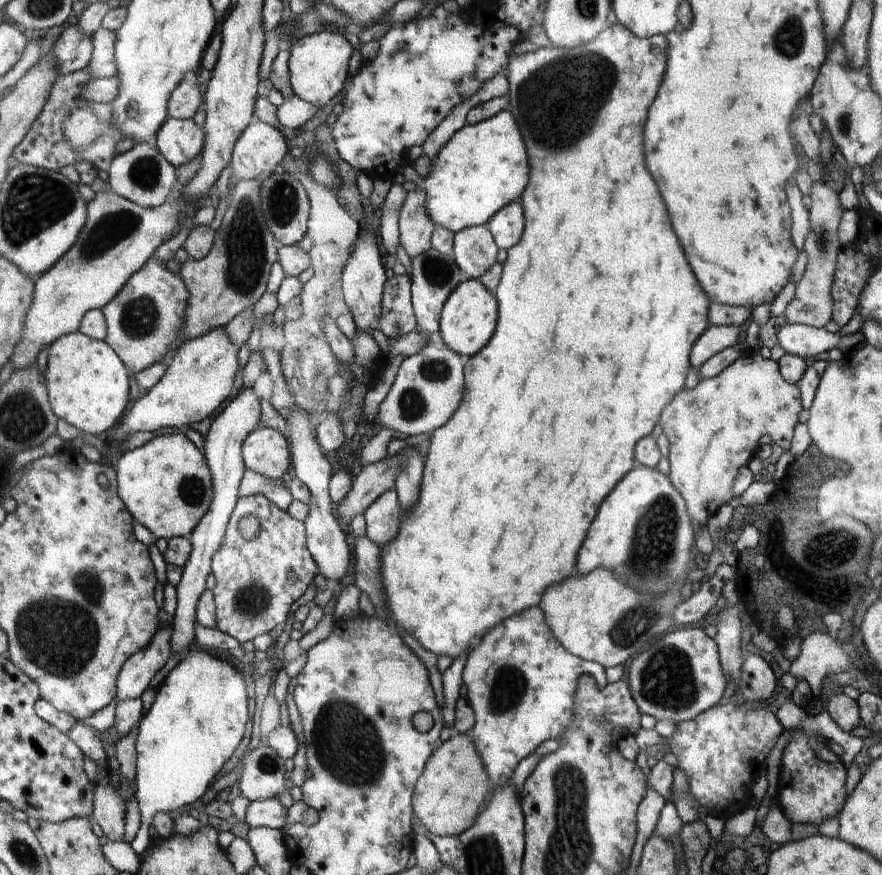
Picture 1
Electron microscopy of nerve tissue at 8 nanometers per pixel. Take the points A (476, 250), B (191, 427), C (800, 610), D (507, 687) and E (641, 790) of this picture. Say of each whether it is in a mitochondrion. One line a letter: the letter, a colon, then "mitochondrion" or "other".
A: mitochondrion
B: other
C: other
D: mitochondrion
E: other

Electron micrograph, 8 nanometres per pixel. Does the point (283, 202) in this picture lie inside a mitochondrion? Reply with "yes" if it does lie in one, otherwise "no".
yes

